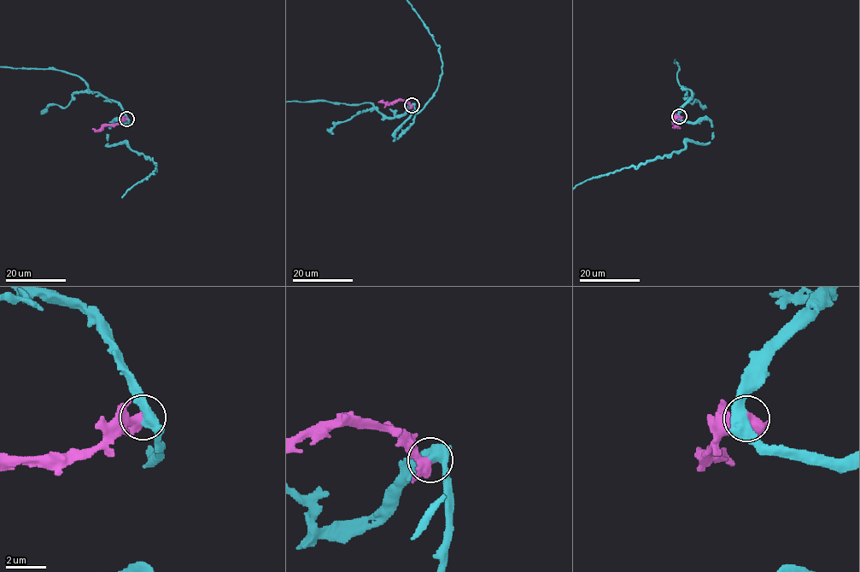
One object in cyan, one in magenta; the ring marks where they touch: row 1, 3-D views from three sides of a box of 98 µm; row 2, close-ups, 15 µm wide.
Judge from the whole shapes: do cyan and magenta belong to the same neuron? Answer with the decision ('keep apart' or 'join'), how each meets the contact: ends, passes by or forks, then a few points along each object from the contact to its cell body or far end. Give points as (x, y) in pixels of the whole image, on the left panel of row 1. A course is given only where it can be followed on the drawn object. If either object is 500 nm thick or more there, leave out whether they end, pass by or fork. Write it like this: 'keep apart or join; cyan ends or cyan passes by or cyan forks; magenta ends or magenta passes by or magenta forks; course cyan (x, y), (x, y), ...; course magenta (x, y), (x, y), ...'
join; cyan forks; magenta passes by; course cyan (125, 119), (117, 102), (91, 92), (84, 80), (49, 68); course magenta (125, 119), (96, 130), (92, 128)

